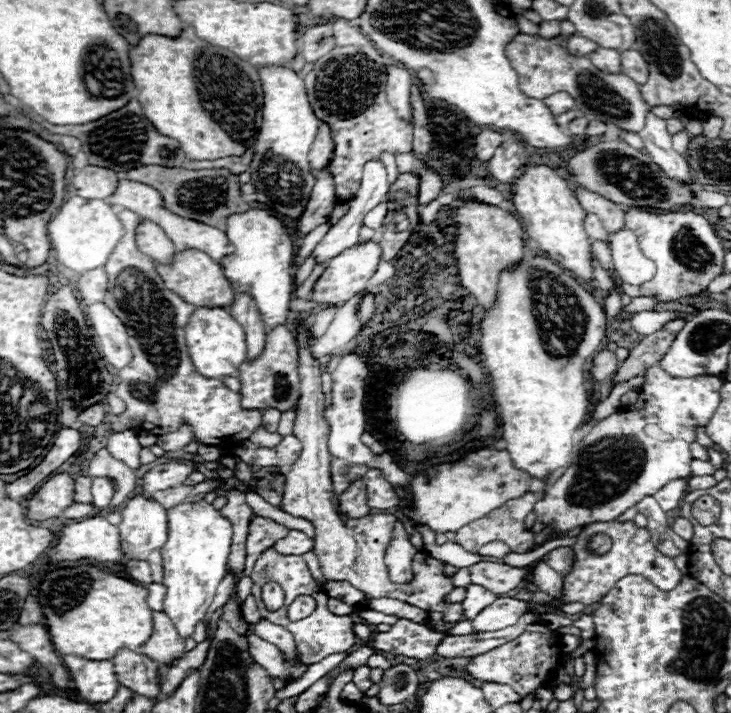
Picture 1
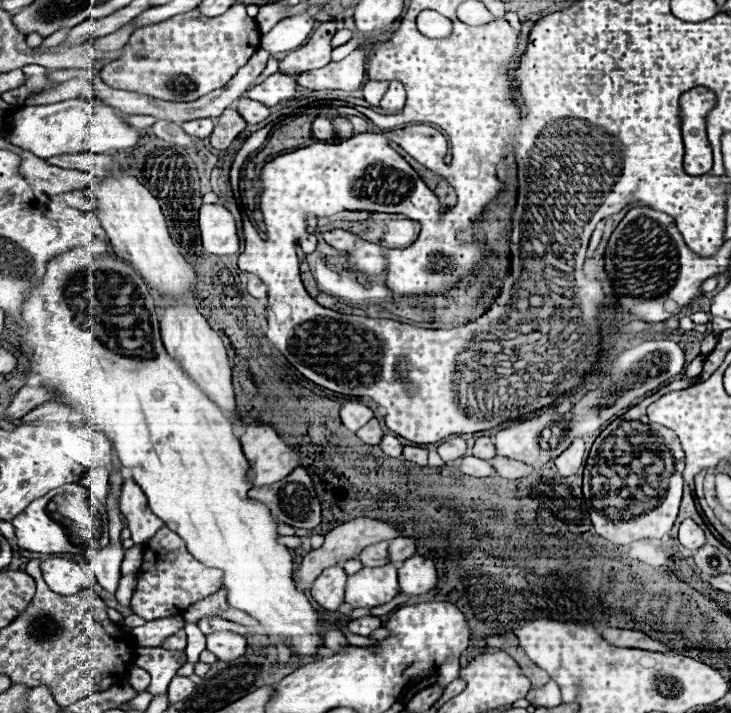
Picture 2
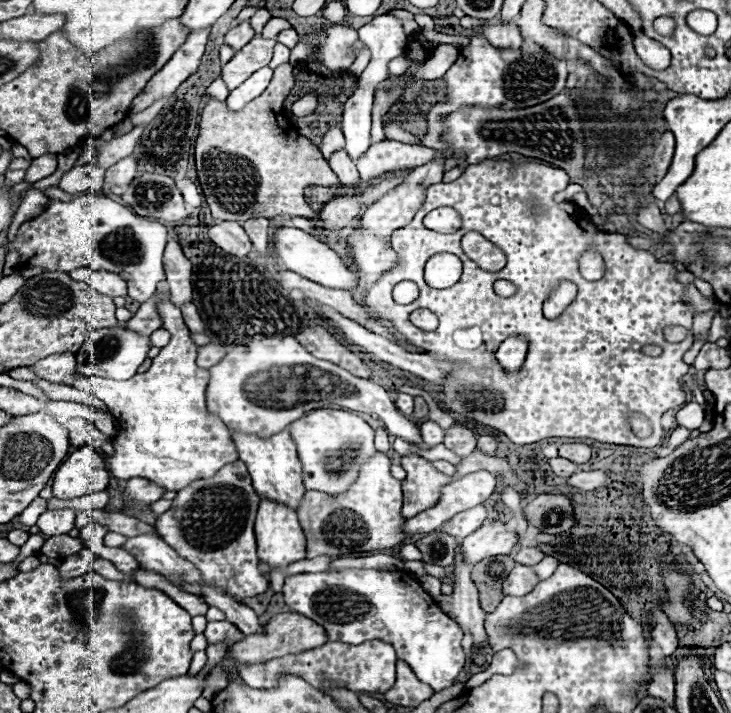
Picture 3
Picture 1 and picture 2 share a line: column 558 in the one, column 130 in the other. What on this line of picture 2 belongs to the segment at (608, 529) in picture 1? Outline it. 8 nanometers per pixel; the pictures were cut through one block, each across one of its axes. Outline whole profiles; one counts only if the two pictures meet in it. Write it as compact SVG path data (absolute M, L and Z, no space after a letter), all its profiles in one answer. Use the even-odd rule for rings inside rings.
M164 526L164 530L158 530L144 546L144 562L140 570L136 572L136 588L132 592L132 612L142 616L144 620L156 620L156 618L168 618L182 614L188 606L194 602L214 594L220 590L220 578L222 572L212 568L208 572L206 566L196 562L192 554L186 550L184 542Z

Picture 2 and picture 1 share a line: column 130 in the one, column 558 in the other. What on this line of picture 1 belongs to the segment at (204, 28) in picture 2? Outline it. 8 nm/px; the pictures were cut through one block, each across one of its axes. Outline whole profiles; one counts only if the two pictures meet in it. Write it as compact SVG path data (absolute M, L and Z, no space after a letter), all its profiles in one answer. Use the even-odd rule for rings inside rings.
M516 34L506 46L506 56L518 74L520 90L530 98L544 100L554 92L568 92L576 100L576 108L586 116L598 118L606 124L616 124L628 132L640 132L644 128L650 106L644 102L638 84L624 74L604 74L596 70L588 56L576 58L568 54L564 36L546 40L542 36Z

